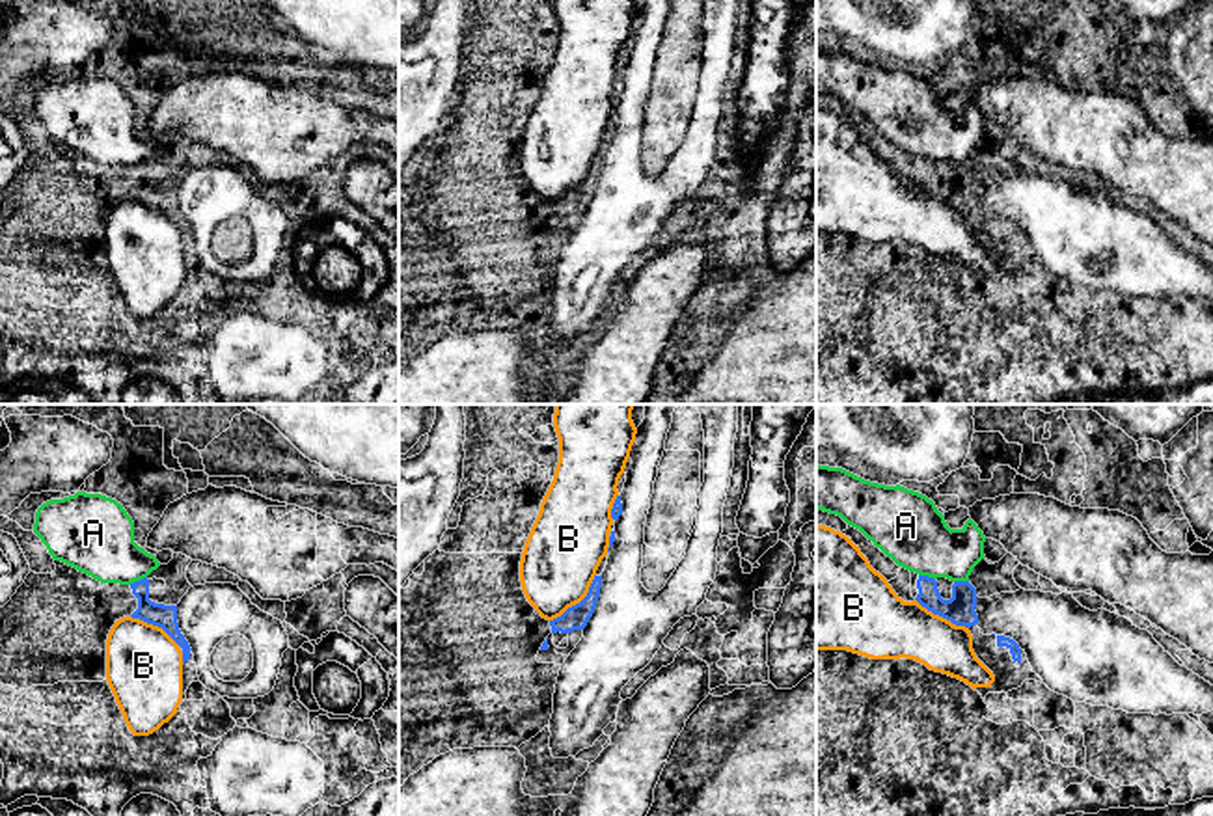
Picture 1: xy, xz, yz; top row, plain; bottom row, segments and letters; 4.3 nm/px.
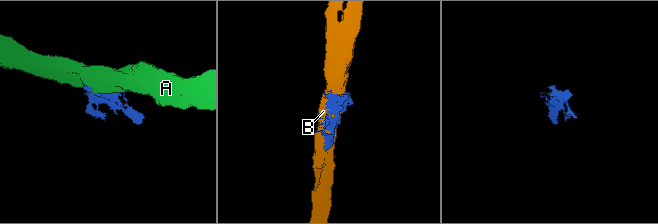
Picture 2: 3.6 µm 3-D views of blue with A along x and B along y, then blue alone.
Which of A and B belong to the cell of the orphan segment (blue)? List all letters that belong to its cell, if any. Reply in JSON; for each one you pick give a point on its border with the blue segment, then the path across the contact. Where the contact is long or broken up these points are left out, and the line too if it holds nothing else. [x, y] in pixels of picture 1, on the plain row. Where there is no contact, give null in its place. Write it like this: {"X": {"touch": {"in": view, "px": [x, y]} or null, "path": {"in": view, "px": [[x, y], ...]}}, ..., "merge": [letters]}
{"merge": []}

